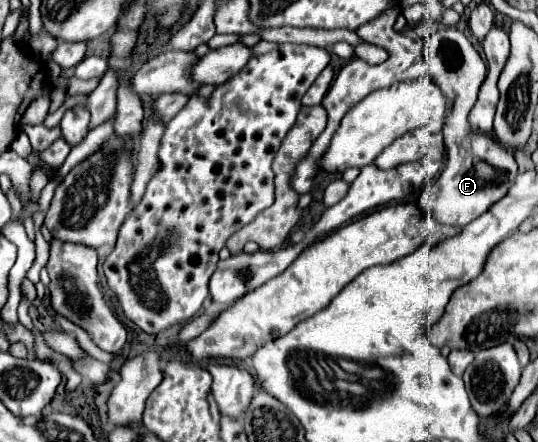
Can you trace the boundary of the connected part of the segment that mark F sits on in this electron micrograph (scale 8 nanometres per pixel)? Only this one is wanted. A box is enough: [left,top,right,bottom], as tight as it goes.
[418,26,518,226]

